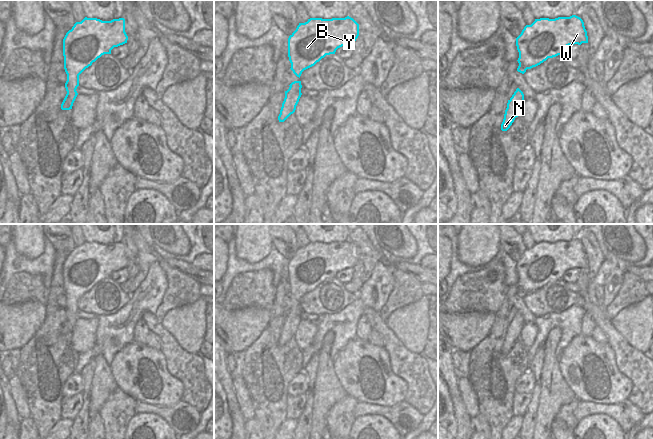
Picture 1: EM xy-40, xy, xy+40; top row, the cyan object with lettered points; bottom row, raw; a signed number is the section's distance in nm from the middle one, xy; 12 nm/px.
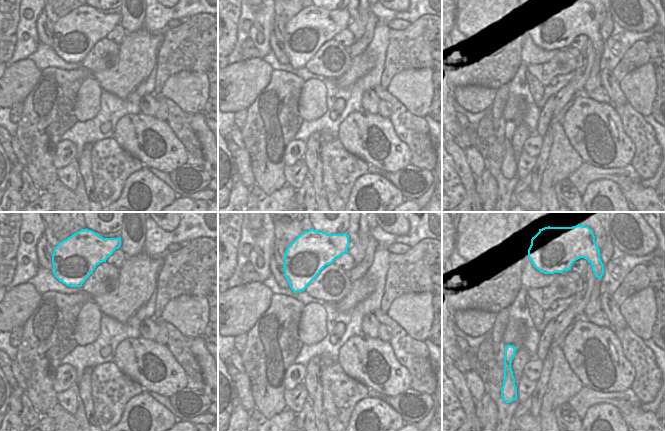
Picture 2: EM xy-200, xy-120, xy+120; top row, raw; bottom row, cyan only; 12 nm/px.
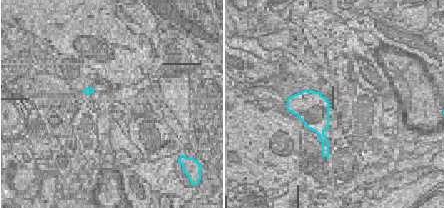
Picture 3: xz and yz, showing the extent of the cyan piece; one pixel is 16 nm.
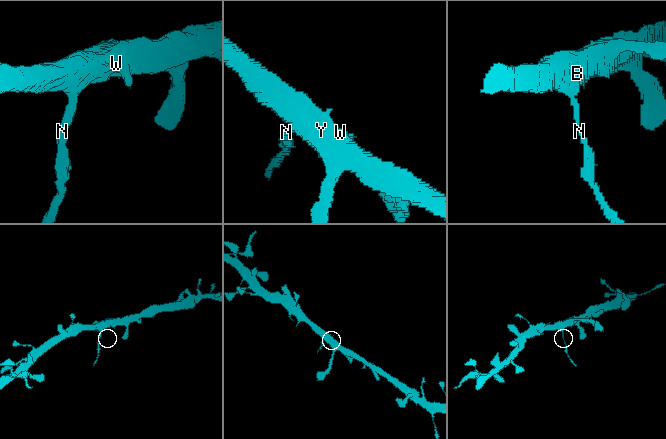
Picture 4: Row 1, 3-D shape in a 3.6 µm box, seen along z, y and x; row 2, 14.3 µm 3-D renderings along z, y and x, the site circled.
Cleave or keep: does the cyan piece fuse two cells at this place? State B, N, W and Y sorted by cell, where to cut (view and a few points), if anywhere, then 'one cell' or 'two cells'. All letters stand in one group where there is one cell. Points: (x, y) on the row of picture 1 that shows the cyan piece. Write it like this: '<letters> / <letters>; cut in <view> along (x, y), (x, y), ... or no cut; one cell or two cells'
B W Y / N; cut in xy along (290, 86), (300, 90); two cells

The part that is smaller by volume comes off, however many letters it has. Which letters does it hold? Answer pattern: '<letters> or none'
N

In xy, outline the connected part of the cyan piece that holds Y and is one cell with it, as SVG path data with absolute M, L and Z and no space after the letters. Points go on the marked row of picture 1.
M351 17L345 18L310 18L305 23L299 23L296 30L288 38L288 57L291 70L300 78L302 72L319 62L326 55L335 54L336 50L349 43L354 43L359 36L359 24Z

